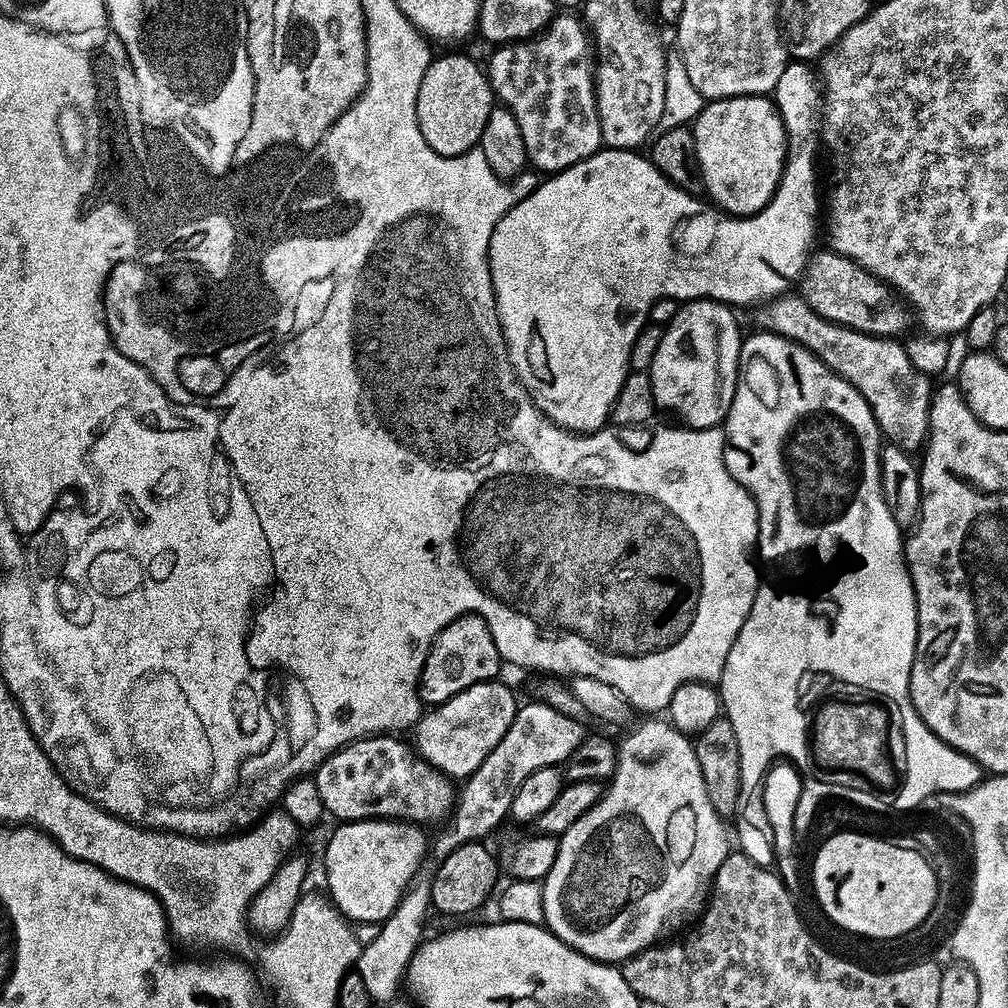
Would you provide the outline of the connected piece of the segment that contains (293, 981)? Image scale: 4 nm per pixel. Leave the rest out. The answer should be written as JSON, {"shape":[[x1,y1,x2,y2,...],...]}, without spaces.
{"shape":[[305,894,300,897,300,904,294,910,292,921,283,932,279,933,260,952,259,971,268,975,268,980,275,988,275,995,281,1001,286,999,286,992,298,992,298,982,302,984,302,976,308,970,314,976,320,976,320,984,324,984,328,990,342,988,345,983,344,975,351,973,358,962,362,951,362,945,374,942,380,933,378,924,356,924,355,928,340,913,335,904,324,900,320,896]]}

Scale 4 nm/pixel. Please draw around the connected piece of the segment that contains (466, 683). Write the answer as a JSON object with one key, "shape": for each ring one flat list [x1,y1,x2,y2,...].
{"shape":[[464,616,458,622,446,626,434,642,432,652,420,679,420,698,425,705,439,706,458,694,470,690,470,686,485,684,499,677,502,661,494,634,480,616]]}

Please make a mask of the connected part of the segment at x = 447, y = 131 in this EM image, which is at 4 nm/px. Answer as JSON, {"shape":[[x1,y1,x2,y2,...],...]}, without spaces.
{"shape":[[450,54,438,59,423,73,422,89,417,92,418,124,427,145,440,157,460,157,479,147,490,114,496,107,495,92,485,71,468,56]]}

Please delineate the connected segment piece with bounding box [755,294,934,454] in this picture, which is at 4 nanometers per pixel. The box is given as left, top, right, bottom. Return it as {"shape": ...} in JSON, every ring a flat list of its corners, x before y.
{"shape":[[789,294,757,307,756,324,761,333,781,336,808,348,832,372,849,380,866,400,880,423,880,431,895,447,916,454,929,441,934,385,917,367,909,349,896,338,868,336,841,324,830,322,816,313,799,295]]}

